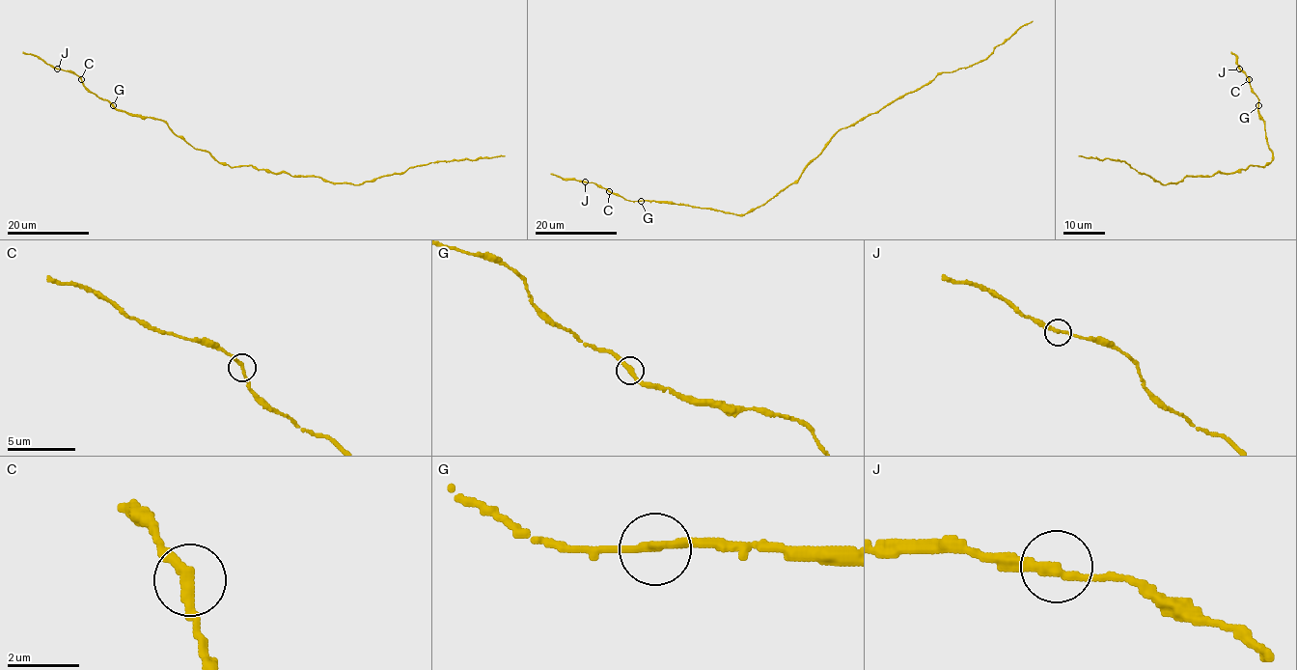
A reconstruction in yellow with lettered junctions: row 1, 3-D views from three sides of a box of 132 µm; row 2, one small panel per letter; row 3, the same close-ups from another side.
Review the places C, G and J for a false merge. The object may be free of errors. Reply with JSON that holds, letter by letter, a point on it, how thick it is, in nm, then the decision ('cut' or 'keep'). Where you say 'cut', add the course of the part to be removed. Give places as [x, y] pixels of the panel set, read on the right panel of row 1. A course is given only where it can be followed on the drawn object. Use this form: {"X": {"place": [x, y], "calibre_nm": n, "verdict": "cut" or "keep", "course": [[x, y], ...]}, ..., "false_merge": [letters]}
{"C": {"place": [1249, 79], "calibre_nm": 280, "verdict": "keep"}, "G": {"place": [1258, 105], "calibre_nm": 280, "verdict": "keep"}, "J": {"place": [1239, 69], "calibre_nm": 280, "verdict": "keep"}, "false_merge": []}

